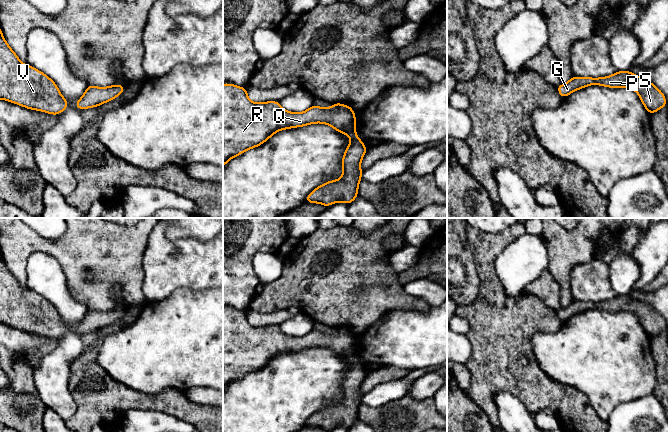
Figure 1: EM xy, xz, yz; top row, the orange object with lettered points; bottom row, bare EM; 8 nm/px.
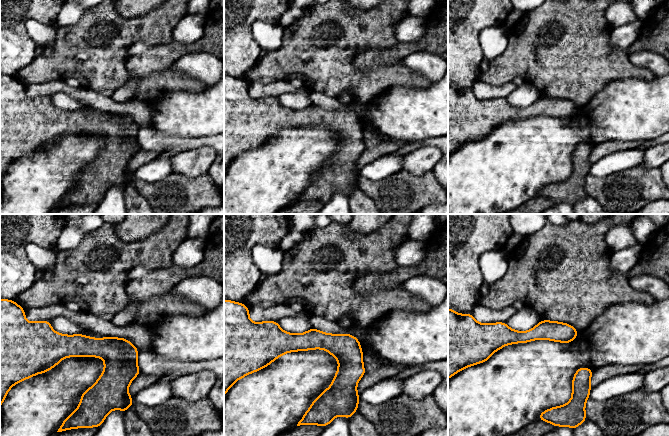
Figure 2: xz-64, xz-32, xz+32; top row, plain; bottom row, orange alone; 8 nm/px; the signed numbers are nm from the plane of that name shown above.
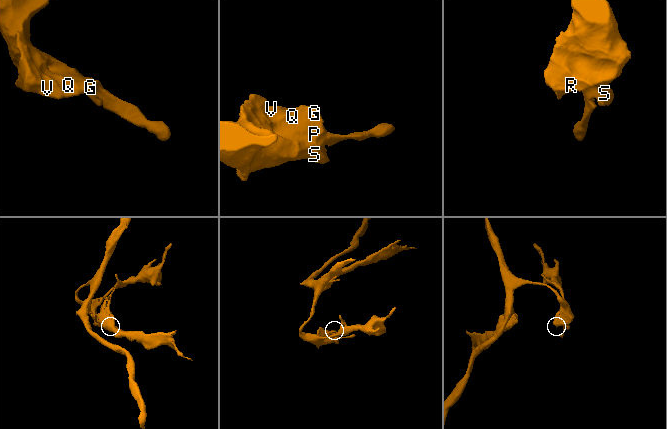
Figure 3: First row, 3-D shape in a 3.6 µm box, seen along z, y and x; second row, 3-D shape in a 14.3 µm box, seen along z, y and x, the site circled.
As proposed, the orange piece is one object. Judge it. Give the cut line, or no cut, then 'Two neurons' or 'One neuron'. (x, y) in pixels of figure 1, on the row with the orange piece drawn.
No split. One neuron

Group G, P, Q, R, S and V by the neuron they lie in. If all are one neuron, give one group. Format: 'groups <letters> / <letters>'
groups G P Q R S V

